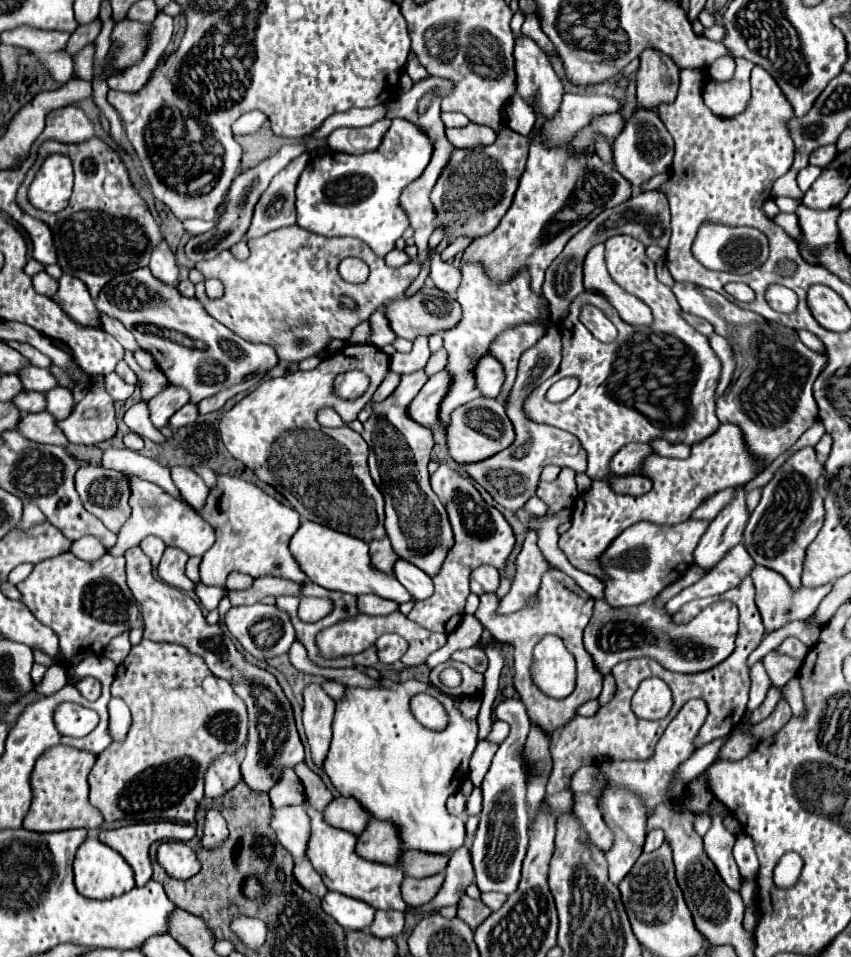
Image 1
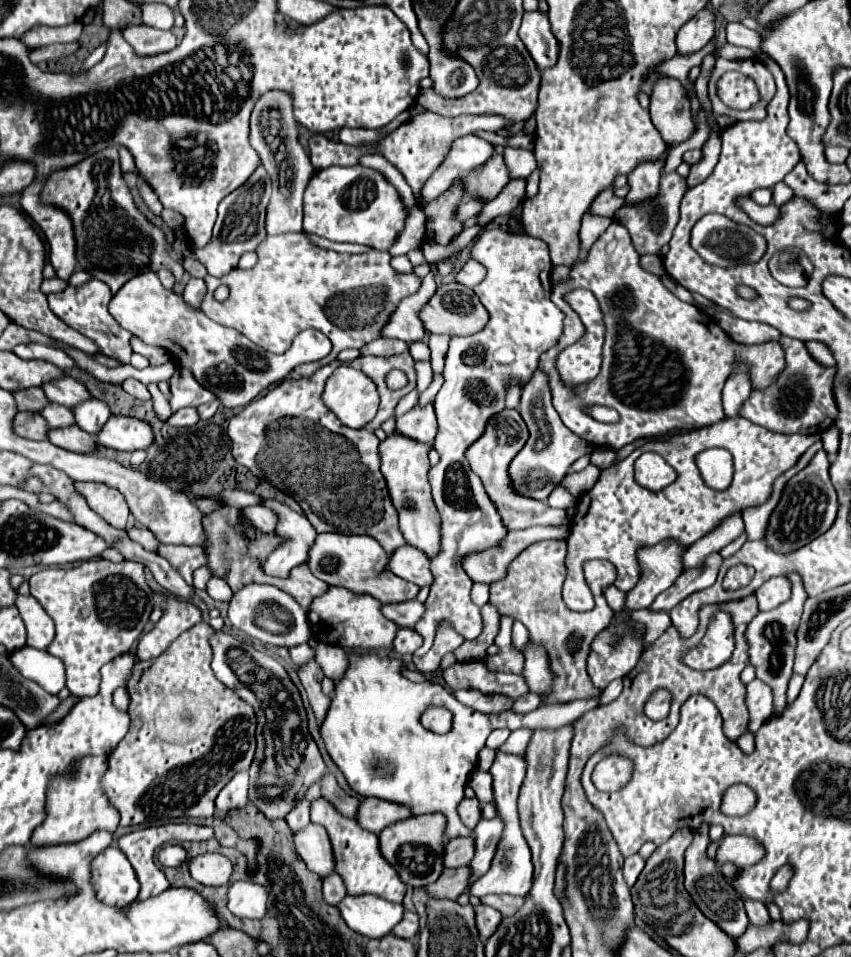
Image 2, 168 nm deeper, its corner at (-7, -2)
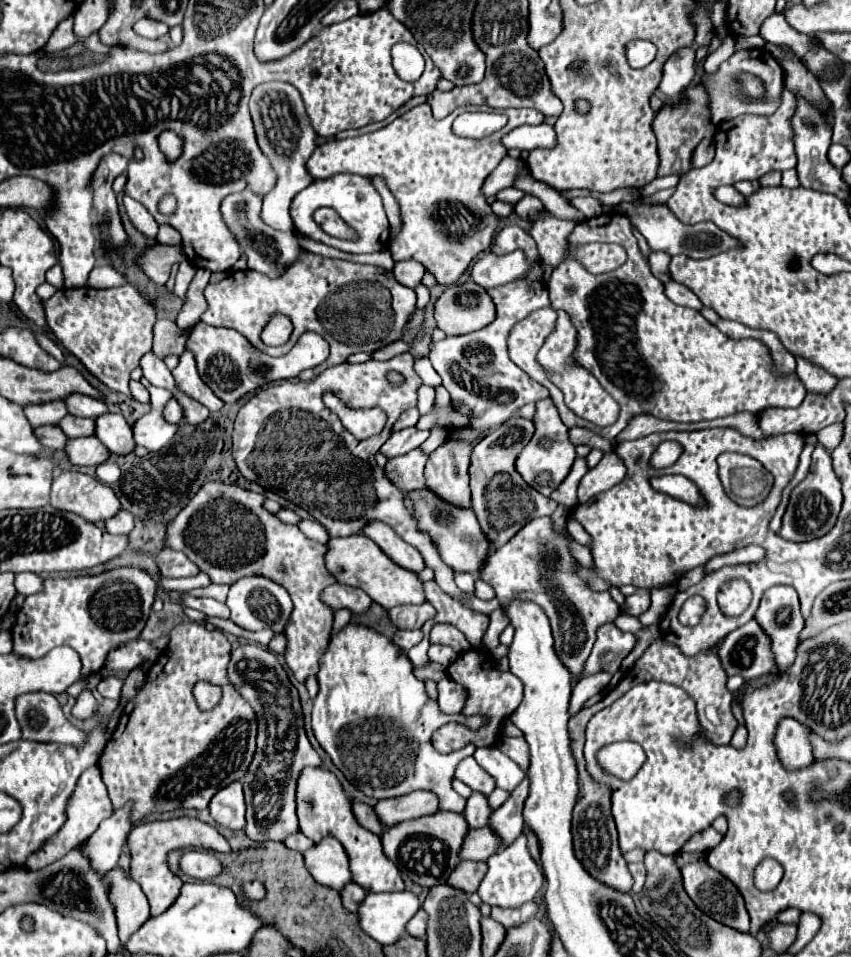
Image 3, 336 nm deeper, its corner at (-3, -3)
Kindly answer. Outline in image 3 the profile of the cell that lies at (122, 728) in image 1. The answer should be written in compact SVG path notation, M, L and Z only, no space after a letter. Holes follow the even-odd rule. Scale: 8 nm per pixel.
M101 680L97 690L105 696L105 698L111 698L111 700L119 700L121 698L121 680Z

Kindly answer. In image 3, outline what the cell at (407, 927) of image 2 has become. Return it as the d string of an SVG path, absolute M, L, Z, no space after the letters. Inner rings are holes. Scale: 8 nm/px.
M419 910L405 926L405 932L409 936L415 936L415 938L425 938L425 924L427 924L427 916L423 910Z

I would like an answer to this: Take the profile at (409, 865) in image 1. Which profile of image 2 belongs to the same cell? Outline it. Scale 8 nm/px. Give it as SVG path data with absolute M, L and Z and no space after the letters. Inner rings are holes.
M457 837L445 843L445 867L465 867L473 859L473 837Z

